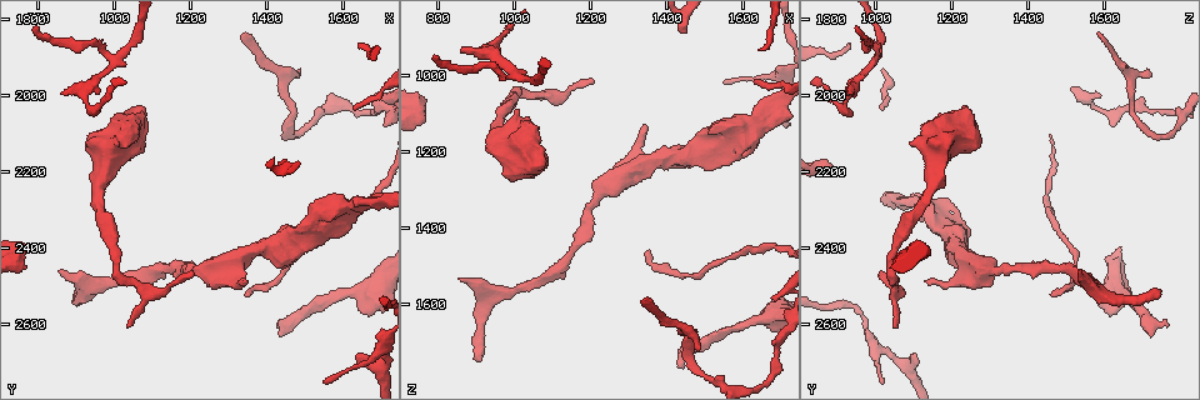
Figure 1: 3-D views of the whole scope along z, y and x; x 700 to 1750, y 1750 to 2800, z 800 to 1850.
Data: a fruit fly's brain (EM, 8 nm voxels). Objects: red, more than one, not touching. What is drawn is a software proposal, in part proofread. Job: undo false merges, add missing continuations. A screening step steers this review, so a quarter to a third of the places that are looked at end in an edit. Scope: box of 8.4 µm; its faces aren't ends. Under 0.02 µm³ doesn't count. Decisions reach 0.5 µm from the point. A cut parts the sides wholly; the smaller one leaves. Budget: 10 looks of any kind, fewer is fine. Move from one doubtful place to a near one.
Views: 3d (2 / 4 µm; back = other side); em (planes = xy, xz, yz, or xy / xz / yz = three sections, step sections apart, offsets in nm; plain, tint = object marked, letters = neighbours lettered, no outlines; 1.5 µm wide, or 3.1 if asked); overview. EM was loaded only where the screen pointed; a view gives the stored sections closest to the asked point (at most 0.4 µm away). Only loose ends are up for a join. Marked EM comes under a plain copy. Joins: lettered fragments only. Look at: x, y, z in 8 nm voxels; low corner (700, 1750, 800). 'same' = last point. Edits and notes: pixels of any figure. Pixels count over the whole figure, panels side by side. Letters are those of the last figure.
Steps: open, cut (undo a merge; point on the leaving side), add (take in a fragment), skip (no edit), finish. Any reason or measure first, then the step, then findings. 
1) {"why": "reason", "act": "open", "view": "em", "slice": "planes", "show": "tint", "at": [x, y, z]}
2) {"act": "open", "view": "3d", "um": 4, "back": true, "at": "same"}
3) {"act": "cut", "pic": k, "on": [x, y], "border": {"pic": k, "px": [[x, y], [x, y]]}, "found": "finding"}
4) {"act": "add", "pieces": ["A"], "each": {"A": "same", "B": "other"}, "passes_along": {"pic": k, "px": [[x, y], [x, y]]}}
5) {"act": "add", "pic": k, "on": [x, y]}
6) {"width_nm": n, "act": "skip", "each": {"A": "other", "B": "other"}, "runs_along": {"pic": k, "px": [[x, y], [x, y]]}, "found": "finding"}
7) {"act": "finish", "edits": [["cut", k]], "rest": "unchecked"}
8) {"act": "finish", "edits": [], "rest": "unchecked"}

{"why": "stops while still wide", "act": "open", "view": "3d", "um": 4, "at": [1615, 2350, 1190]}

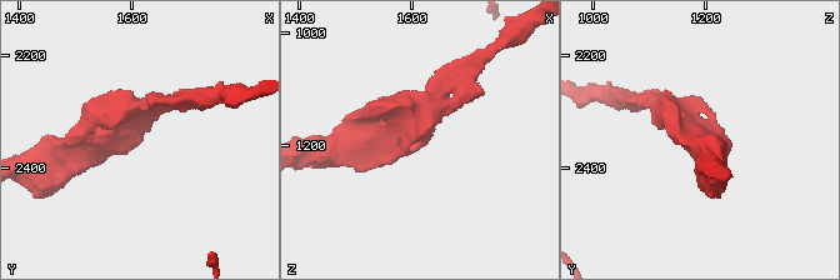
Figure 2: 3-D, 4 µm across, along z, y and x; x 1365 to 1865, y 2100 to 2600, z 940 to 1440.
{"why": "need the tissue", "act": "open", "view": "em", "slice": "yz", "step": 8, "show": "tint", "at": [1615, 2355, 1190]}

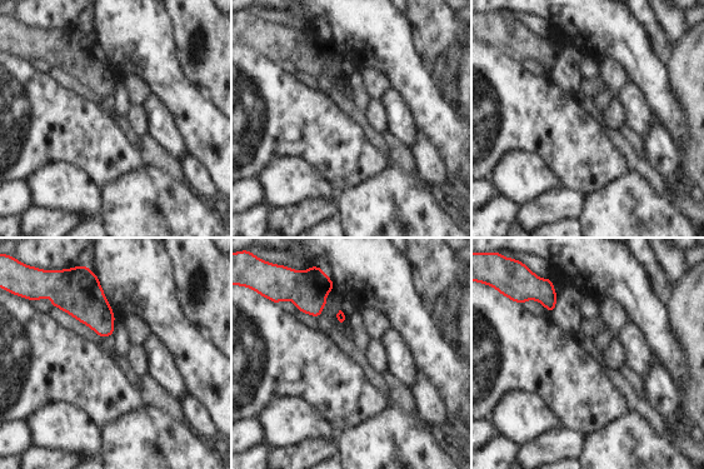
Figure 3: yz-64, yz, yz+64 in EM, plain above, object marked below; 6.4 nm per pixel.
{"act": "open", "view": "em", "slice": "planes", "show": "letters", "at": "same"}

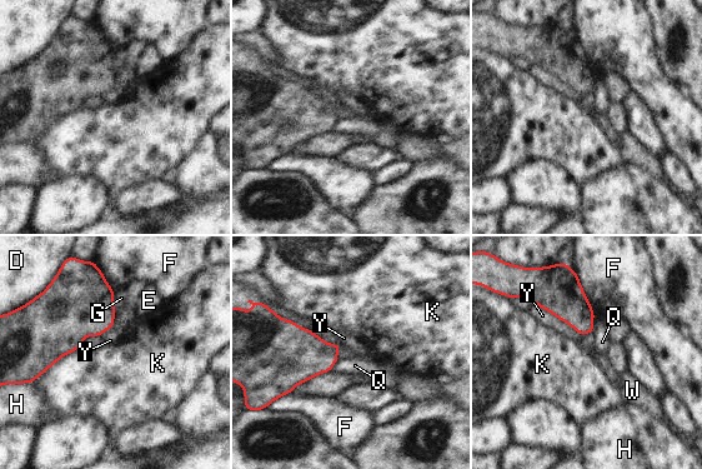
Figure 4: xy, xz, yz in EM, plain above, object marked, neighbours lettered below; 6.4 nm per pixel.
{"longest_contact_nm": ["K", 400], "act": "skip", "each": {"D": "other", "E": "other", "F": "other", "G": "other", "H": "other", "K": "other", "Q": "other", "W": "other", "Y": "other"}, "found": "no lettered fragment goes on from it"}

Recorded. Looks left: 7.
{"why": "sudden change in width", "act": "open", "view": "3d", "um": 4, "at": [1205, 2455, 1340]}

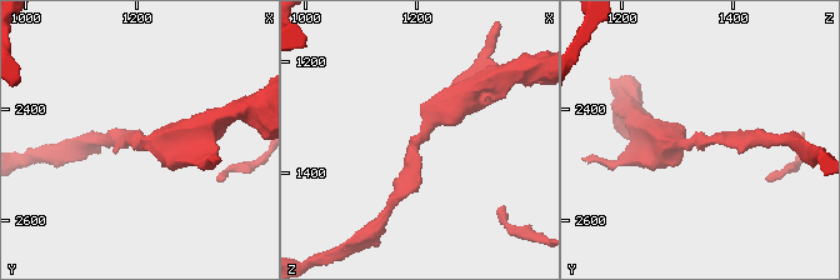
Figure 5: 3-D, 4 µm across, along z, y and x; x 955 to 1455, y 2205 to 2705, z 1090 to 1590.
{"act": "open", "view": "em", "slice": "xz", "step": 4, "show": "tint", "at": [1200, 2455, 1340]}

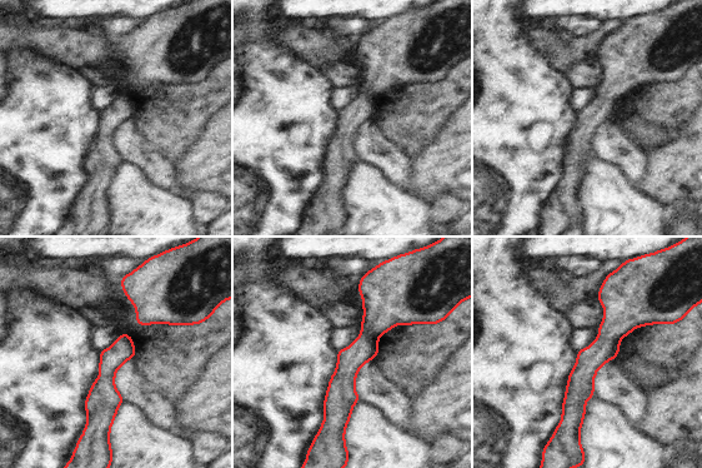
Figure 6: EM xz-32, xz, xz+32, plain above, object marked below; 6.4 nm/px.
{"why": "another direction", "act": "open", "view": "em", "slice": "planes", "show": "letters", "at": "same"}

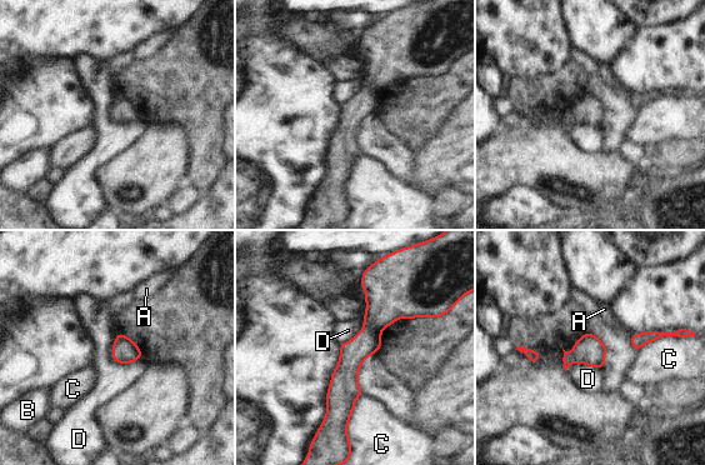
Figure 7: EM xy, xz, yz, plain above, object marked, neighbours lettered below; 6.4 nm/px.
{"longest_contact_nm": ["C", 300], "act": "skip", "each": {"A": "other", "B": "other", "C": "other", "D": "other"}, "found": "all the same neuron"}

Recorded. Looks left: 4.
{"why": "arms part here", "act": "open", "view": "em", "slice": "yz", "step": 4, "show": "tint", "at": [945, 2505, 1570]}

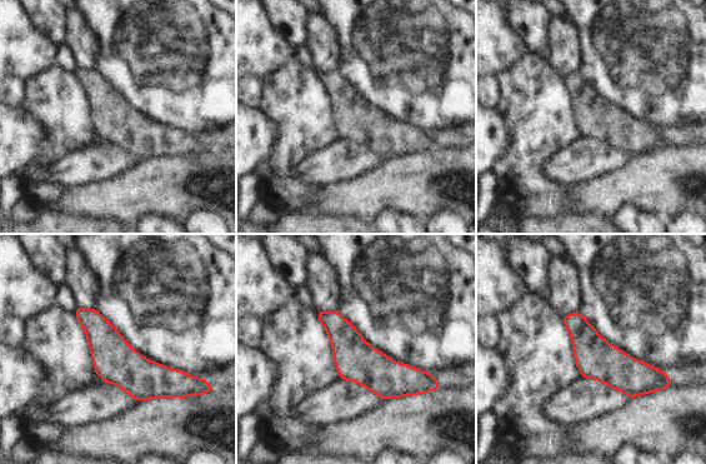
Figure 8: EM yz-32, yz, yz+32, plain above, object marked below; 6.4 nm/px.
{"act": "open", "view": "em", "slice": "planes", "show": "letters", "at": "same"}

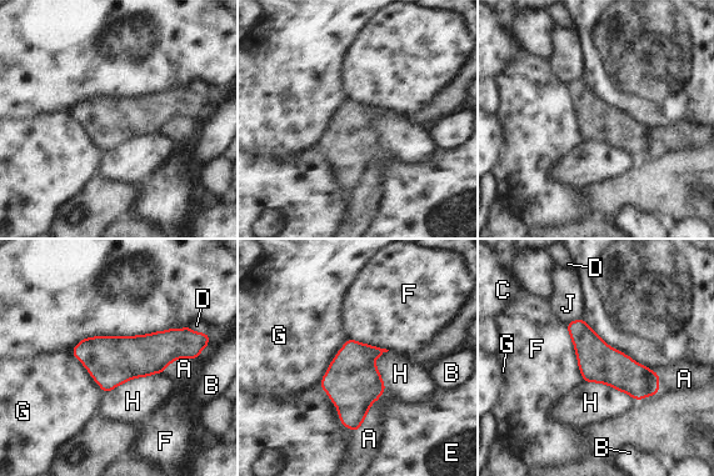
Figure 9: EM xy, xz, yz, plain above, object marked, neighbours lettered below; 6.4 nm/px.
{"act": "skip", "each": {"A": "other", "B": "other", "C": "other", "D": "other", "E": "other", "F": "other", "G": "other", "H": "other", "J": "other"}, "border": {"pic": 9, "px": [[163, 371], [135, 376], [106, 394]]}, "found": "all the same neuron"}

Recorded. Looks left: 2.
{"why": "thin end", "act": "open", "view": "em", "slice": "xy", "step": 8, "show": "letters", "at": [1040, 2615, 1045]}

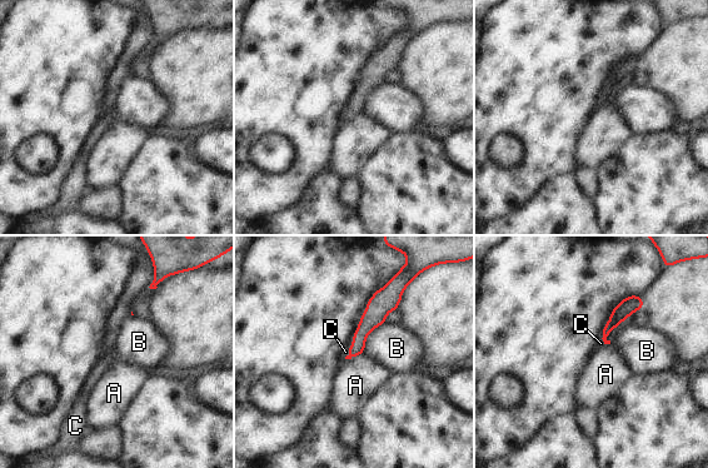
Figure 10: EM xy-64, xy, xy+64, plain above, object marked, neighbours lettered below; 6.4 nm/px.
{"why": "cut it another way", "act": "open", "view": "em", "slice": "yz", "step": 4, "show": "letters", "at": "same"}

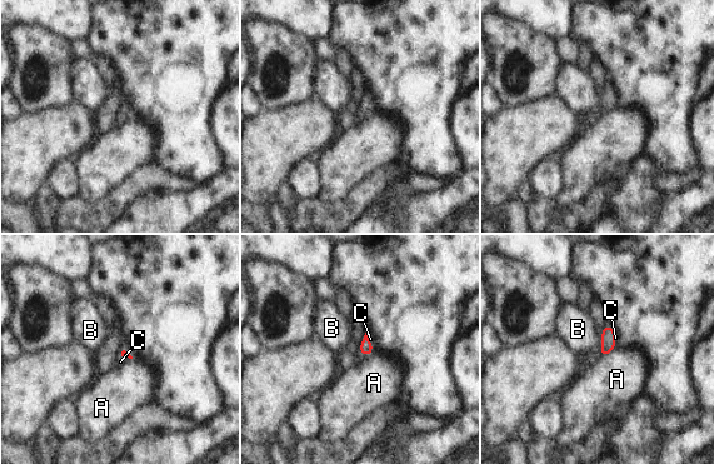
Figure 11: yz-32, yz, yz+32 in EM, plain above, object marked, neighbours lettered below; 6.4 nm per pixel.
{"act": "add", "pieces": ["C"], "each": {"A": "other", "B": "other", "C": "same"}, "passes_along": {"pic": 11, "px": [[365, 348], [372, 349], [360, 358]]}, "found": "it goes on there"}

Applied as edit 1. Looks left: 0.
{"act": "finish", "edits": [["add", 11]], "rest": "unchecked"}

